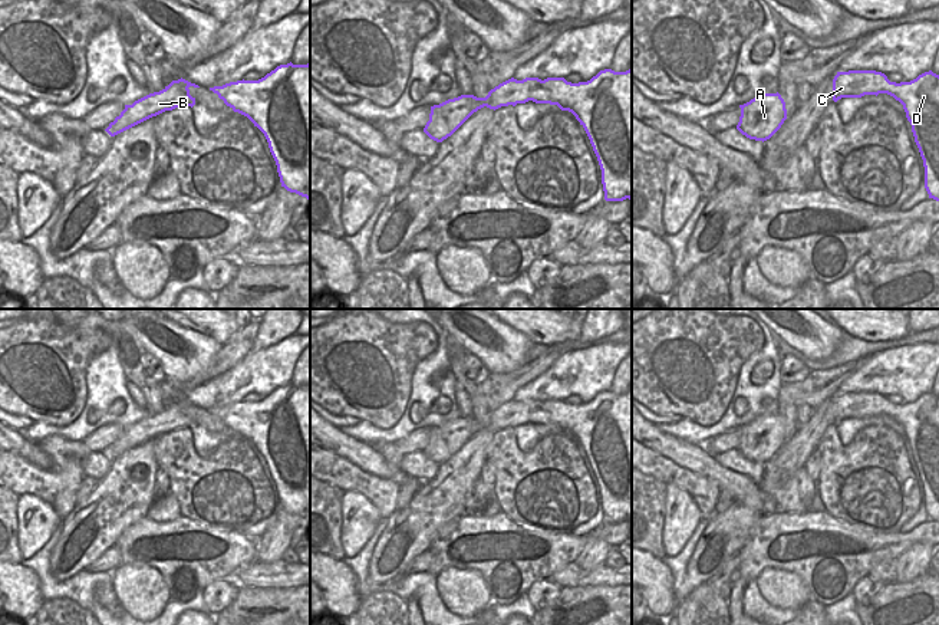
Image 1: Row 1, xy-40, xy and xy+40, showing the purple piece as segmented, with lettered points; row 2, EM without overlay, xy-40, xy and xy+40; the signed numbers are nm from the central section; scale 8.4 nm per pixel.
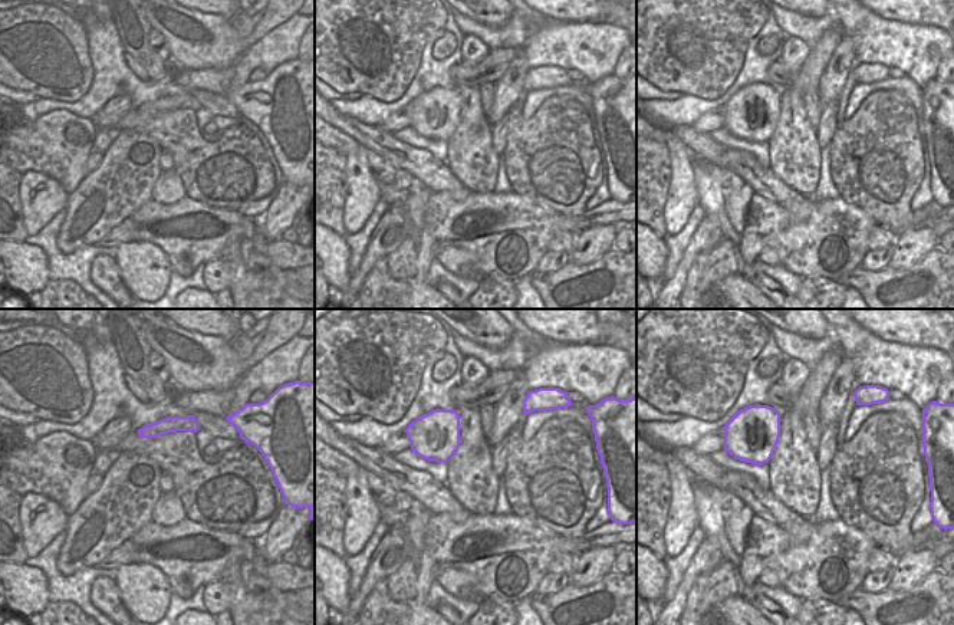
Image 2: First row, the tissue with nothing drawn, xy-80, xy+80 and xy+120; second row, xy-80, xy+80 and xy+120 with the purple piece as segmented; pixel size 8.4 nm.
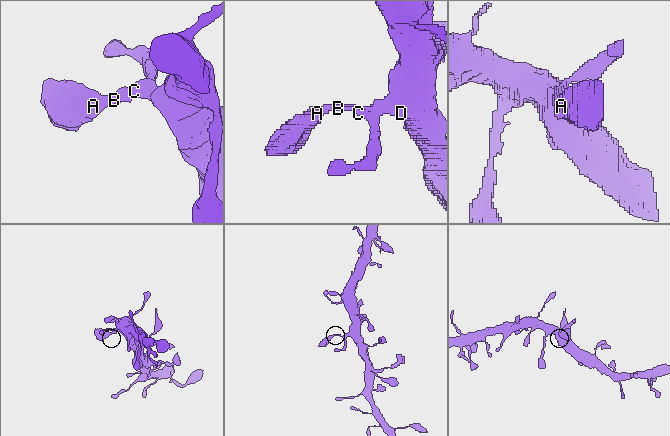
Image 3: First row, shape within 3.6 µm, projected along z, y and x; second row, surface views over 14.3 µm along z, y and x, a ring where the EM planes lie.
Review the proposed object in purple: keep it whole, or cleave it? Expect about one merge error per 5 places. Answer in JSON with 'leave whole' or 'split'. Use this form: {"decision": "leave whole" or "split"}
{"decision": "leave whole"}

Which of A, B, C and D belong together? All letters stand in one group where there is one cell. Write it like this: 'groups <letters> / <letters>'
groups A B C D

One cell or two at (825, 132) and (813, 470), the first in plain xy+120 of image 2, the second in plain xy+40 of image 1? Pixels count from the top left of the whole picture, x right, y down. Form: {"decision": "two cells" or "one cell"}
{"decision": "one cell"}

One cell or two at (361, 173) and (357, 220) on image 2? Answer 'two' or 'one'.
one

